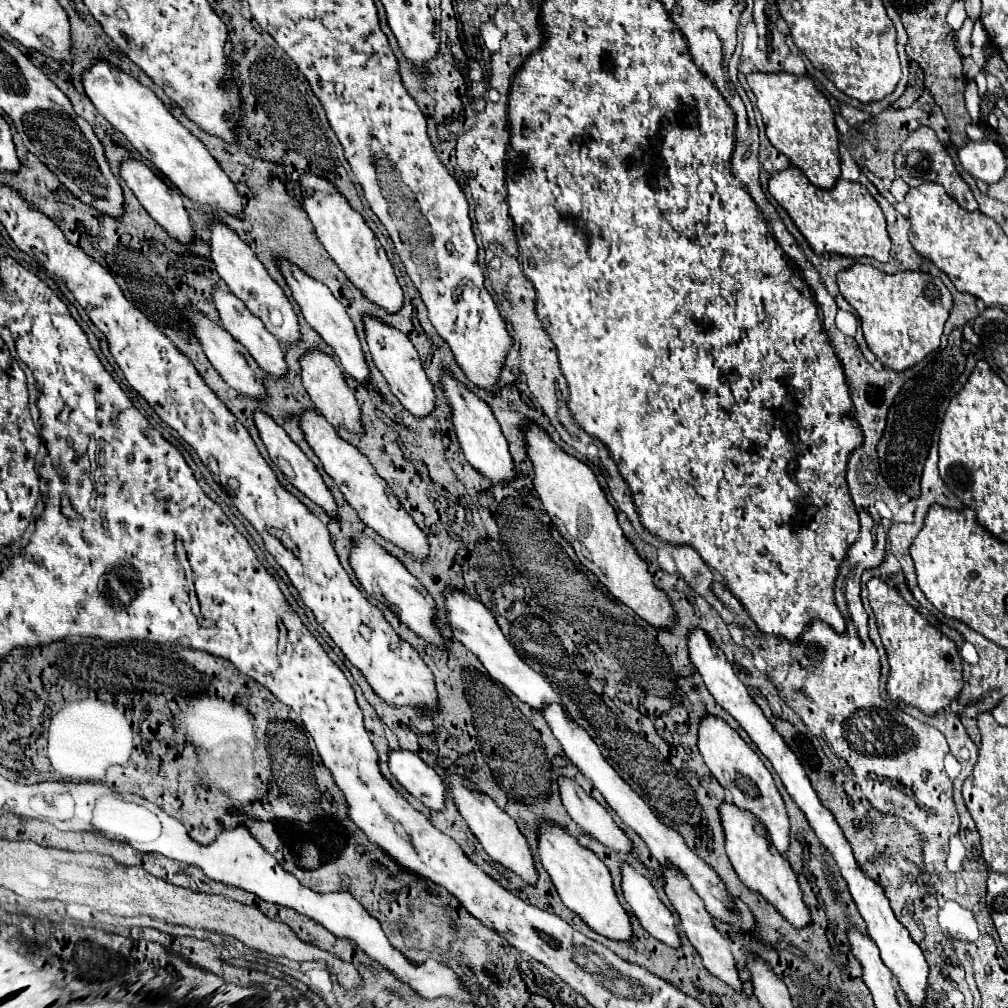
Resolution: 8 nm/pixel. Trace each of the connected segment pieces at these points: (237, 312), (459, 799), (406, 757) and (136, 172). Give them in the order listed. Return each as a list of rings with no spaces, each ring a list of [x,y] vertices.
[[[216,287],[214,291],[214,299],[216,299],[216,309],[220,313],[220,321],[222,327],[240,343],[246,347],[246,351],[254,357],[254,361],[260,365],[260,369],[264,369],[268,375],[280,379],[288,373],[288,363],[284,361],[284,351],[280,341],[274,335],[268,335],[268,331],[264,331],[264,323],[260,323],[260,319],[256,319],[246,307],[244,303],[240,303],[240,299],[236,299],[230,291]]]
[[[456,775],[450,777],[448,785],[450,785],[448,793],[454,797],[460,815],[466,819],[468,827],[472,829],[472,833],[476,835],[476,839],[480,841],[484,851],[496,863],[500,863],[506,869],[510,869],[512,873],[516,873],[524,883],[536,885],[538,871],[534,867],[532,851],[530,851],[530,845],[528,845],[526,837],[520,833],[516,821],[512,817],[508,817],[504,811],[500,811],[500,807],[496,807],[496,803],[492,803],[492,799],[488,799],[488,795],[480,795],[476,791],[476,787],[468,787],[468,783],[460,783],[460,779],[456,779]]]
[[[390,751],[390,771],[398,783],[434,811],[442,811],[446,803],[446,787],[438,773],[410,751]]]
[[[128,159],[122,163],[120,167],[120,175],[122,179],[126,181],[126,185],[132,189],[132,193],[138,197],[138,201],[142,203],[142,207],[148,211],[148,215],[176,241],[184,243],[184,245],[190,245],[194,243],[196,239],[196,233],[192,229],[192,223],[188,219],[188,213],[184,211],[184,205],[182,205],[182,197],[170,189],[152,169],[148,169],[144,163],[140,161],[134,161],[134,159]]]

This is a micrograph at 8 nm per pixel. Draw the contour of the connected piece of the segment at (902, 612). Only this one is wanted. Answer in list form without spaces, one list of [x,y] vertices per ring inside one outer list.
[[[876,577],[870,579],[866,587],[890,661],[890,677],[886,685],[888,699],[898,705],[918,707],[928,715],[946,709],[962,689],[962,657],[956,643],[938,627],[930,625],[912,605],[908,605],[896,587]]]

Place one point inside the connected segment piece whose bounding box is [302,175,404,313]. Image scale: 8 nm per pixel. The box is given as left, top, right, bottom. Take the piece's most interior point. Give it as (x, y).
(344, 234)

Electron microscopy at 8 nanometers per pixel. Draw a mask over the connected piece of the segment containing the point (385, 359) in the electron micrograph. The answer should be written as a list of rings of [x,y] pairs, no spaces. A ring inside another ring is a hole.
[[[364,319],[364,325],[366,325],[366,341],[370,347],[374,365],[380,369],[380,373],[388,381],[390,391],[398,397],[402,407],[410,411],[416,419],[428,417],[436,409],[436,395],[434,395],[432,381],[422,369],[422,363],[414,345],[408,341],[406,335],[400,335],[398,329],[380,323],[380,319]]]

